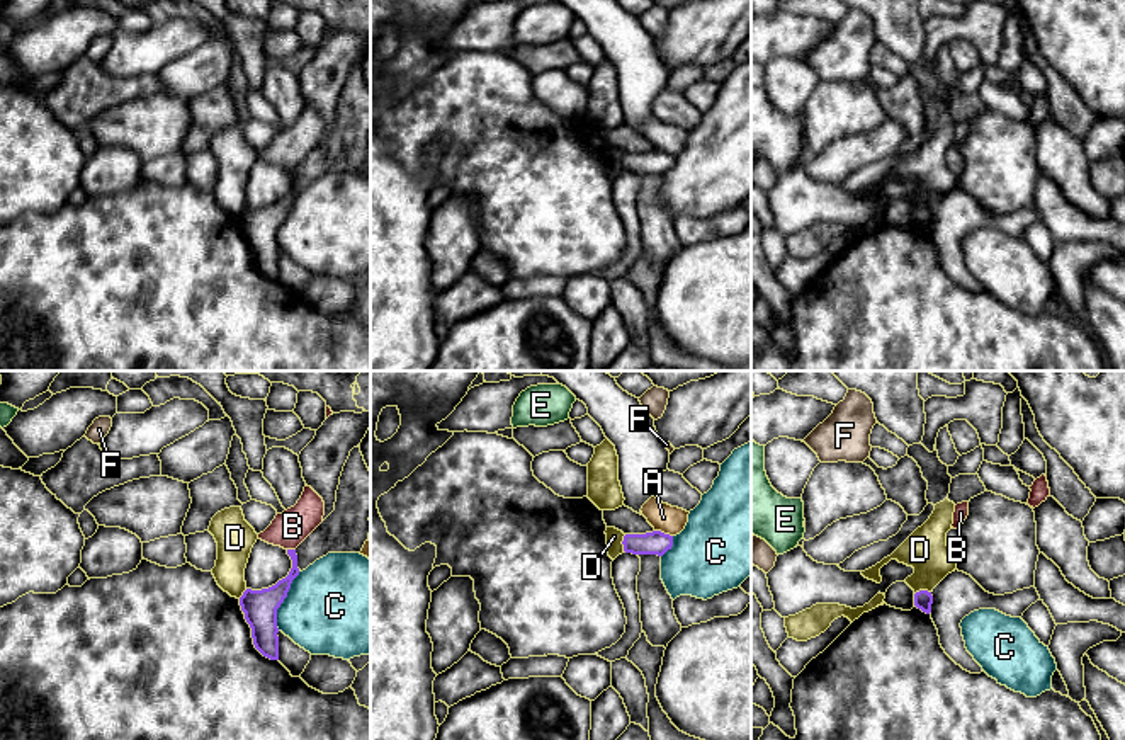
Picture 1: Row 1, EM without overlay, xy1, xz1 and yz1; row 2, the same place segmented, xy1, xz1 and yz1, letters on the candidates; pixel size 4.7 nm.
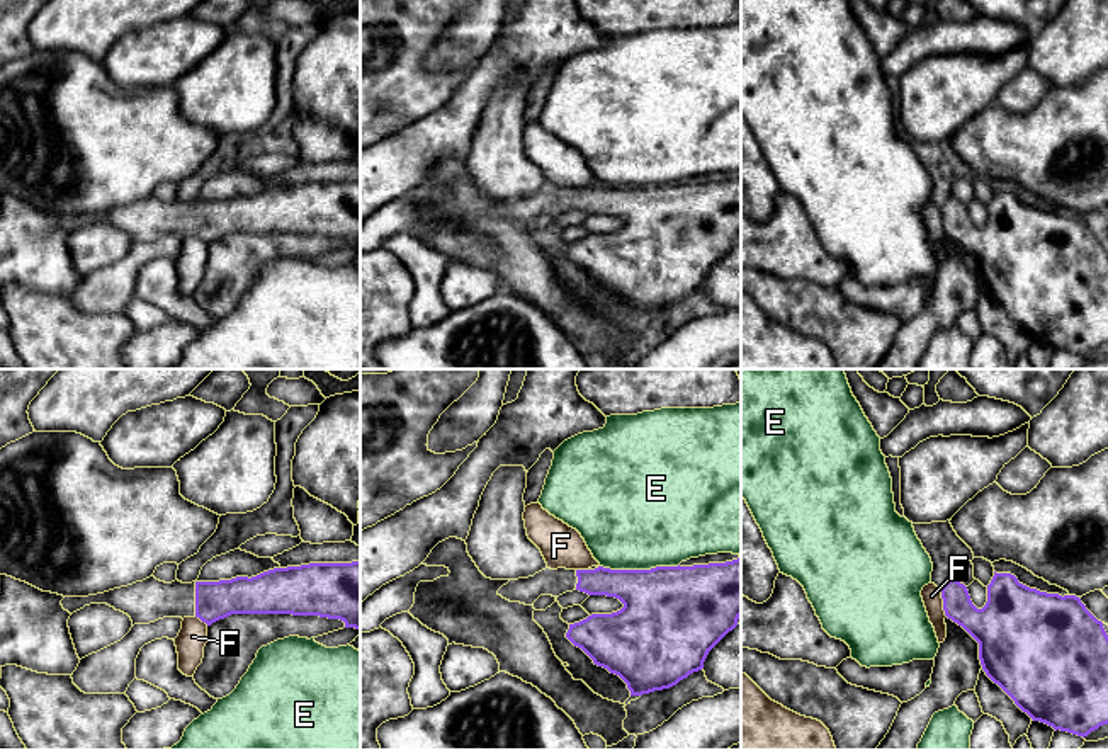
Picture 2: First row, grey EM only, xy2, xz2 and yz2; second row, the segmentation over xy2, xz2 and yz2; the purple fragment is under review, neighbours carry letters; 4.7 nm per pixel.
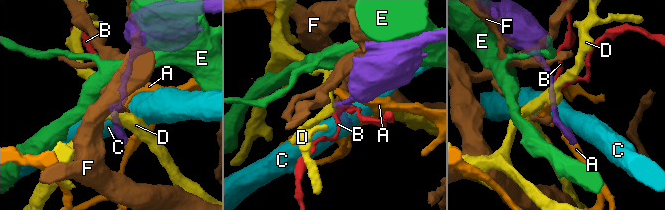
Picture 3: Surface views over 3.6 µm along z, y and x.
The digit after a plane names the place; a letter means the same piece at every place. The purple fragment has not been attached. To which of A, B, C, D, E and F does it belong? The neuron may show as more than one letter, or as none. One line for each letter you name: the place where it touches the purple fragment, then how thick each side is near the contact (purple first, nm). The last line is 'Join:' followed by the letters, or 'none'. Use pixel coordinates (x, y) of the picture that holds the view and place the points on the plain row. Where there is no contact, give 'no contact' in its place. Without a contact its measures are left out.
Join: none

